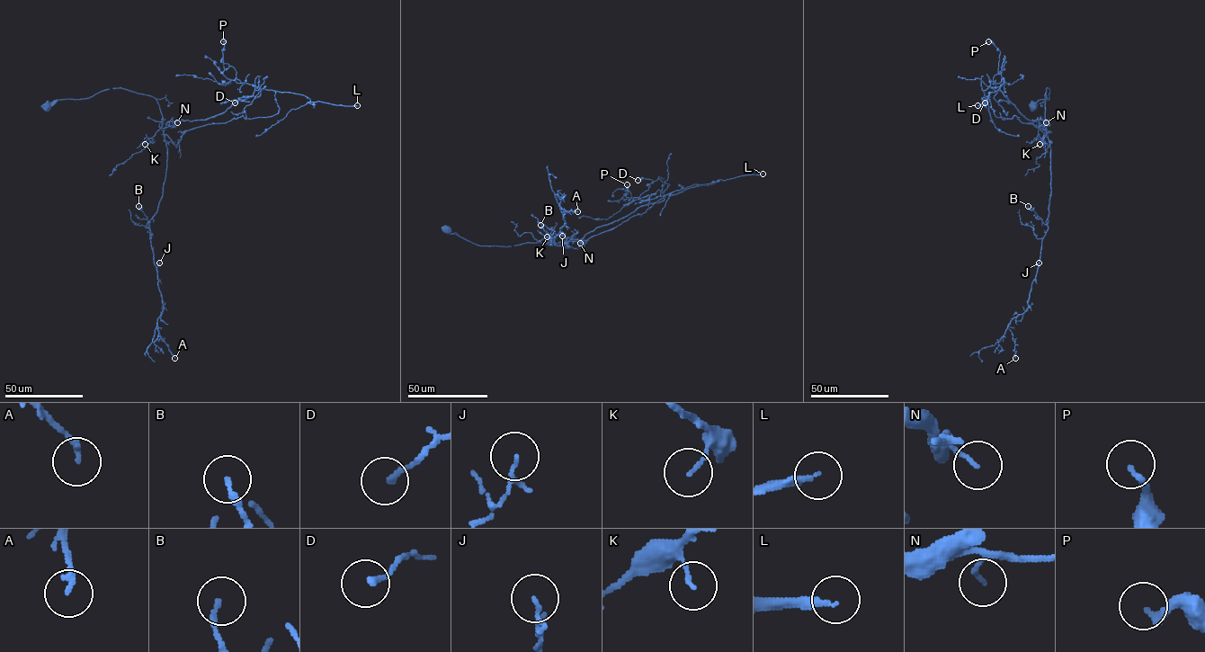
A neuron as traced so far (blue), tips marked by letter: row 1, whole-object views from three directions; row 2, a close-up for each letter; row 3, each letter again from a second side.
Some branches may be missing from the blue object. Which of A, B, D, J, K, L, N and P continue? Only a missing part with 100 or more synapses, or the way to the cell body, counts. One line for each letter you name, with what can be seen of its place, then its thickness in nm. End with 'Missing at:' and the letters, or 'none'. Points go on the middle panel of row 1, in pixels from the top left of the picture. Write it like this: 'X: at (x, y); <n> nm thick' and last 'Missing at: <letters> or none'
L: at (763, 174); 190 nm thick
Missing at: L

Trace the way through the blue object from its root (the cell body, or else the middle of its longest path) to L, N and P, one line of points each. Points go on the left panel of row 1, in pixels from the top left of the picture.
L: (46, 106), (128, 89), (156, 100), (164, 129), (169, 121), (215, 116), (263, 89), (357, 105)
N: (46, 106), (59, 100), (86, 99), (121, 88), (156, 100), (163, 129), (168, 122), (177, 122)
P: (46, 106), (121, 88), (156, 100), (163, 129), (169, 121), (215, 116), (261, 90), (223, 75), (223, 41)

